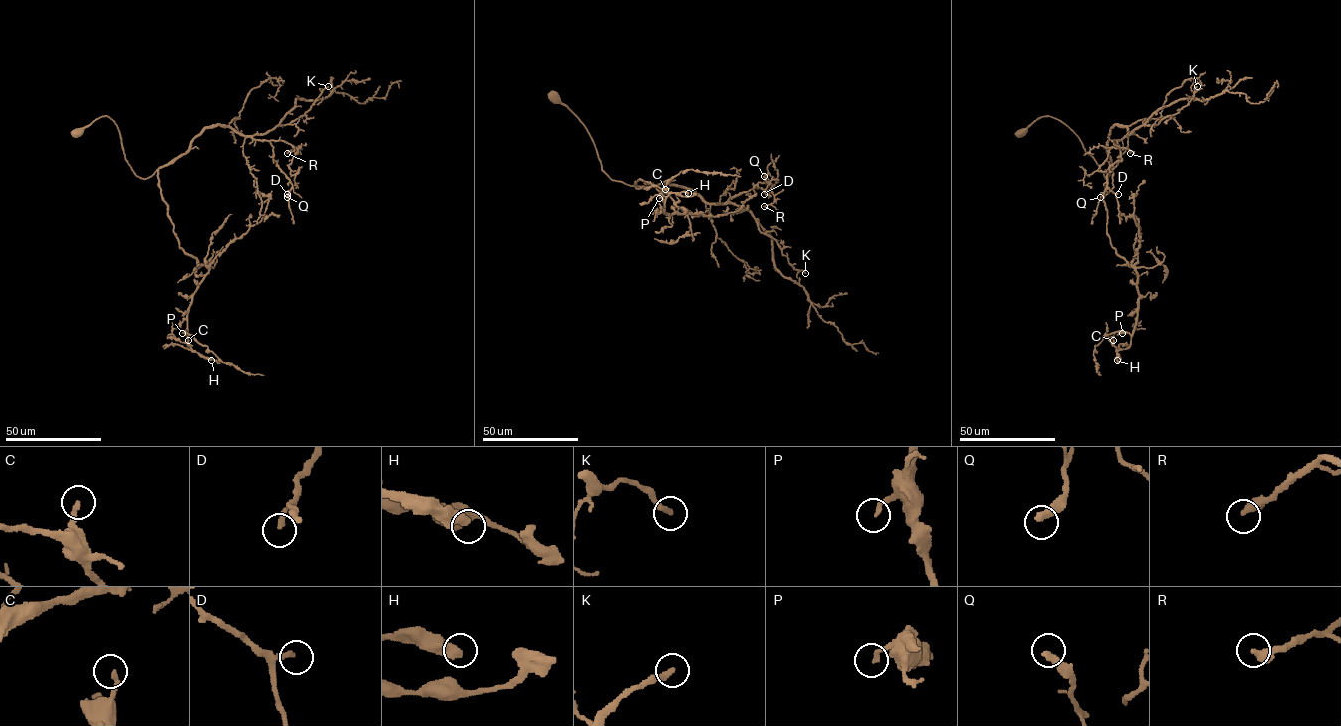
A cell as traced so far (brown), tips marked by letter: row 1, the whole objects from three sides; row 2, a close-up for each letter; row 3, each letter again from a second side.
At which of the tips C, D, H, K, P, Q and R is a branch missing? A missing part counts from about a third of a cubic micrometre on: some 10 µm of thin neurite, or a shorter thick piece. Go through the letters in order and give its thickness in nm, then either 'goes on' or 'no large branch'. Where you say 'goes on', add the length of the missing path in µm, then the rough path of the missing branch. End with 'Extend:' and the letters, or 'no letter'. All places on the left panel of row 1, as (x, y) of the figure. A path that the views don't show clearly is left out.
C: 200 nm | no large branch
D: 200 nm | goes on | 20 µm
H: 360 nm | no large branch
K: 240 nm | no large branch
P: 180 nm | no large branch
Q: 340 nm | goes on | 20 µm | (287, 197), (282, 202), (285, 220)
R: 420 nm | goes on | 25 µm
Extend: D, Q, R

